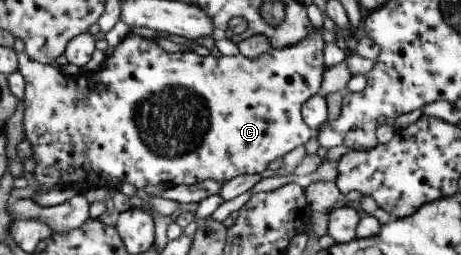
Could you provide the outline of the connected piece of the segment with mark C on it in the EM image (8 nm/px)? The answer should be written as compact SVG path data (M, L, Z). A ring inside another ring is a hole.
M315 29L311 35L295 44L289 44L280 48L271 49L270 53L263 53L255 58L249 58L239 55L222 55L219 58L213 55L200 56L191 51L183 51L171 44L166 44L158 40L151 40L143 37L139 31L132 30L125 36L123 42L115 46L115 50L107 57L104 67L92 74L91 90L83 90L83 86L76 83L76 78L65 75L54 64L41 64L33 60L27 53L17 53L19 60L19 73L25 79L24 106L25 117L23 125L25 129L25 140L28 140L30 147L34 152L36 162L33 174L42 188L35 194L49 191L57 185L73 186L81 190L87 190L91 187L102 187L107 191L118 191L123 183L130 183L136 189L143 189L147 185L167 184L169 187L181 186L181 184L198 184L205 180L215 180L223 185L225 182L242 175L260 174L269 164L277 158L282 158L299 146L304 146L311 136L314 136L315 130L311 129L302 118L301 107L311 98L320 93L321 80L326 65L324 64L323 37L321 29Z

